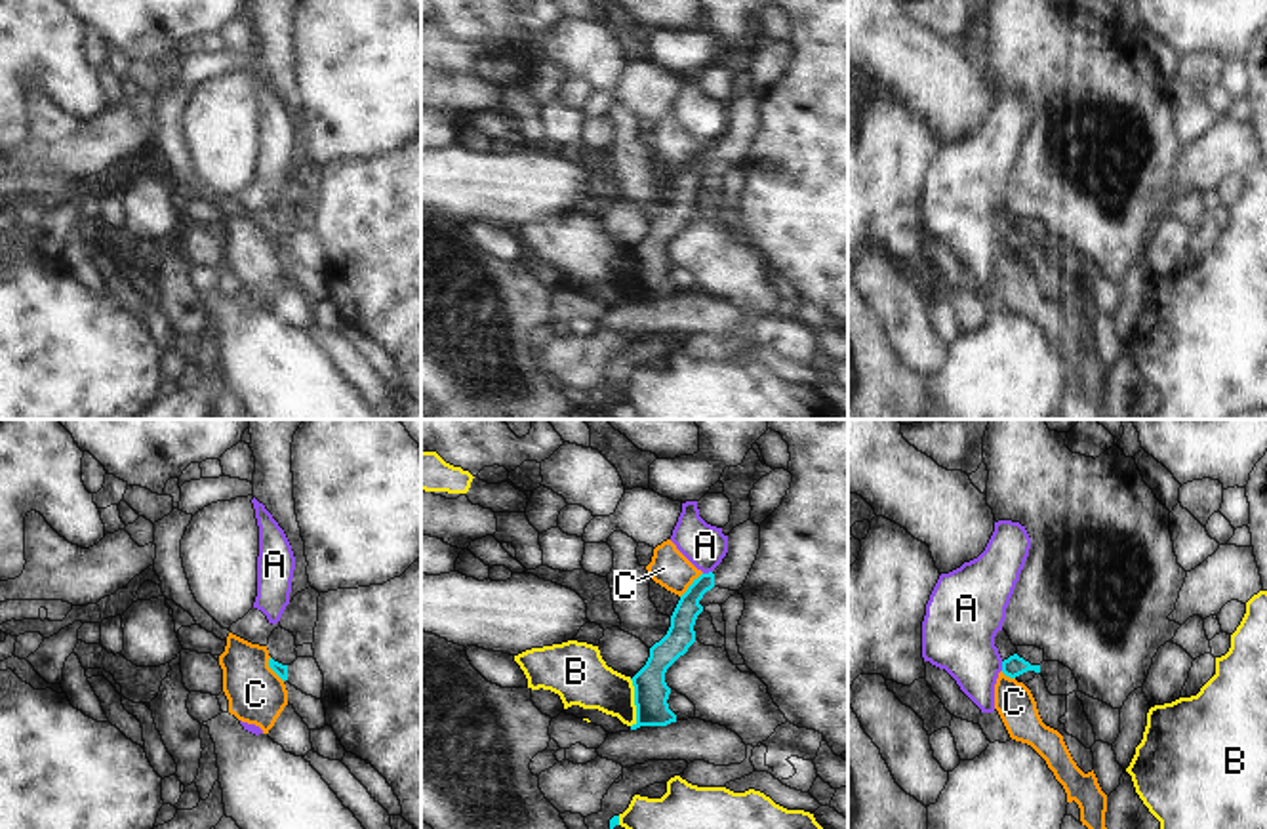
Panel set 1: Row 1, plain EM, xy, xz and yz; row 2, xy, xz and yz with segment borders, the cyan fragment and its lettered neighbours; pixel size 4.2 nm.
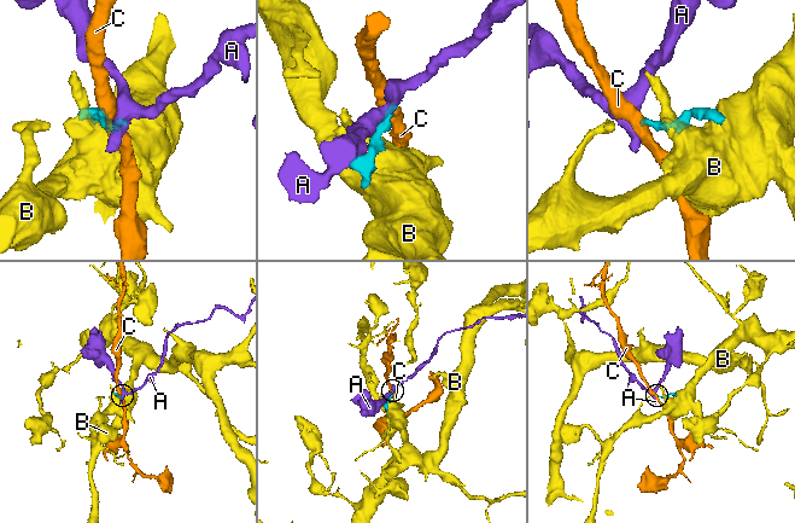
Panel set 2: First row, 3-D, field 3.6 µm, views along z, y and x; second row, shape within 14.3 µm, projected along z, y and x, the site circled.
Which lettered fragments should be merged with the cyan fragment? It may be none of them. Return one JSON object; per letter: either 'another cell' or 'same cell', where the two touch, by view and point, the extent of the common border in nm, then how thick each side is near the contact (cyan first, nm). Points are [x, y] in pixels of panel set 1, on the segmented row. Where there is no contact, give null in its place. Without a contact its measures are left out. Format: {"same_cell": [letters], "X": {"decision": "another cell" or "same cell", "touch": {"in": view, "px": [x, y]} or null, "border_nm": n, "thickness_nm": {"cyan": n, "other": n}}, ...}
{"same_cell": [], "A": {"decision": "another cell", "touch": {"in": "xz", "px": [709, 572]}, "border_nm": 40, "thickness_nm": {"cyan": 110, "other": 180}}, "B": {"decision": "another cell", "touch": {"in": "xz", "px": [635, 704]}, "border_nm": 200, "thickness_nm": {"cyan": 140, "other": 220}}, "C": {"decision": "another cell", "touch": {"in": "xz", "px": [690, 586]}, "border_nm": 140, "thickness_nm": {"cyan": 120, "other": 160}}}

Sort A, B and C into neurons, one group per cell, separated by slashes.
A / B / C

